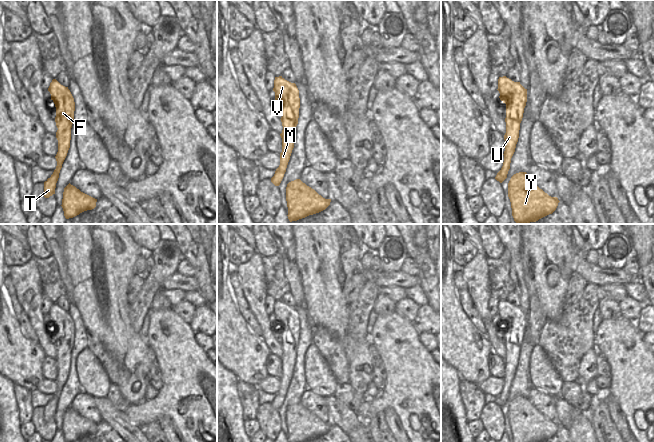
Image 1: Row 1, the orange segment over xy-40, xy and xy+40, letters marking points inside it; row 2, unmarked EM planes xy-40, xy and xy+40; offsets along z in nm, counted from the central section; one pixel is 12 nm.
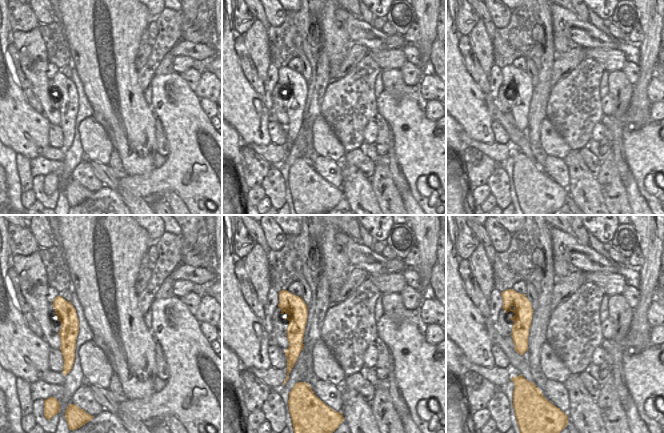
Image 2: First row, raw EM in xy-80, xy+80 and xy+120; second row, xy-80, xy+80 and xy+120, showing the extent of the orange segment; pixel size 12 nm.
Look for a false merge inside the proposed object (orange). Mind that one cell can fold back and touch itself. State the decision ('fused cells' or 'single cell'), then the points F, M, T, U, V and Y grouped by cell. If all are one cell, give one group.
single cell; groups F M T U V Y

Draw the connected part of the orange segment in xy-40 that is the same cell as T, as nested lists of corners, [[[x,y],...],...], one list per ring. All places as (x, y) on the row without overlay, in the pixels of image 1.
[[[53,303],[48,315],[50,316],[51,324],[54,326],[56,331],[55,346],[58,352],[56,356],[58,376],[55,380],[57,385],[56,393],[51,401],[44,406],[43,418],[45,422],[49,422],[55,418],[59,397],[70,372],[71,352],[74,346],[75,335],[74,322],[68,311],[61,309],[56,303]]]

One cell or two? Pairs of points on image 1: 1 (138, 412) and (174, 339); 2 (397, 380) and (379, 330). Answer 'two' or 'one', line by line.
1: one
2: one

